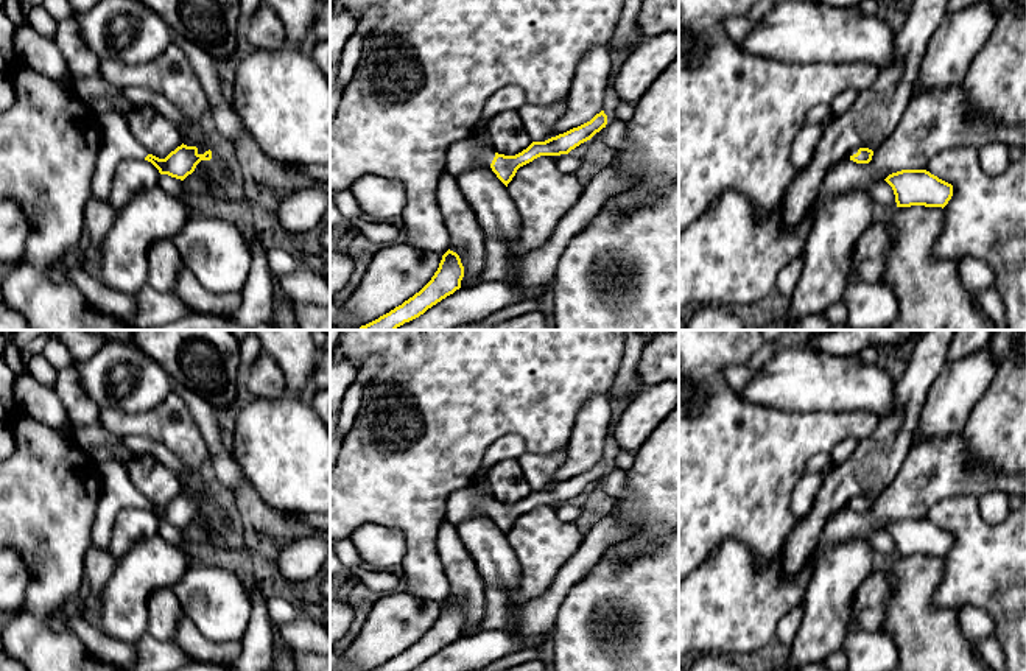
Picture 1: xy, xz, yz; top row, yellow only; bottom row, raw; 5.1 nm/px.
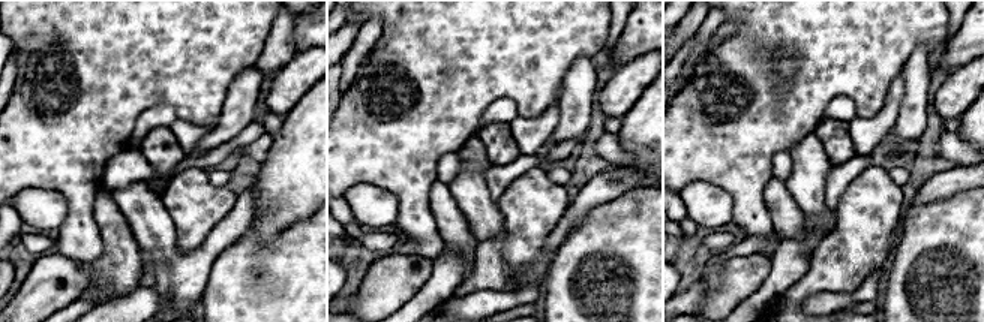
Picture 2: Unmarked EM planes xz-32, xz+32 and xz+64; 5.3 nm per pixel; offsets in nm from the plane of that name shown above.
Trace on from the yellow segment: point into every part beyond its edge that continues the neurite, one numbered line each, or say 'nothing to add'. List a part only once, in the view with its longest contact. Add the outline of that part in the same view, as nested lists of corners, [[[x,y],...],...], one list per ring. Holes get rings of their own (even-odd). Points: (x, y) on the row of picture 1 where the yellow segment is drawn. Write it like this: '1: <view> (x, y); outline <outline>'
1: xz (464, 154); outline [[[472,137],[459,140],[447,151],[445,171],[458,177],[469,168],[478,165],[490,167],[494,157],[495,151],[492,148],[478,143]]]

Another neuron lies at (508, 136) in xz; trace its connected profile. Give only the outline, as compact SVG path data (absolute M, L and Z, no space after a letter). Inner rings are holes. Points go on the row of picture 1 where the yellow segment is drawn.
M517 111L497 114L487 123L486 131L489 132L492 149L498 154L515 156L532 143Z

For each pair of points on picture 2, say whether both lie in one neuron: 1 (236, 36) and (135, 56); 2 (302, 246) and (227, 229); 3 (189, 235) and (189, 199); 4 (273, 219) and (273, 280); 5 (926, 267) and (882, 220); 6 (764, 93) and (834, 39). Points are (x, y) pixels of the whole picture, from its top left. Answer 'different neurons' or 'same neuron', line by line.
1: same neuron
2: different neurons
3: same neuron
4: different neurons
5: different neurons
6: same neuron

